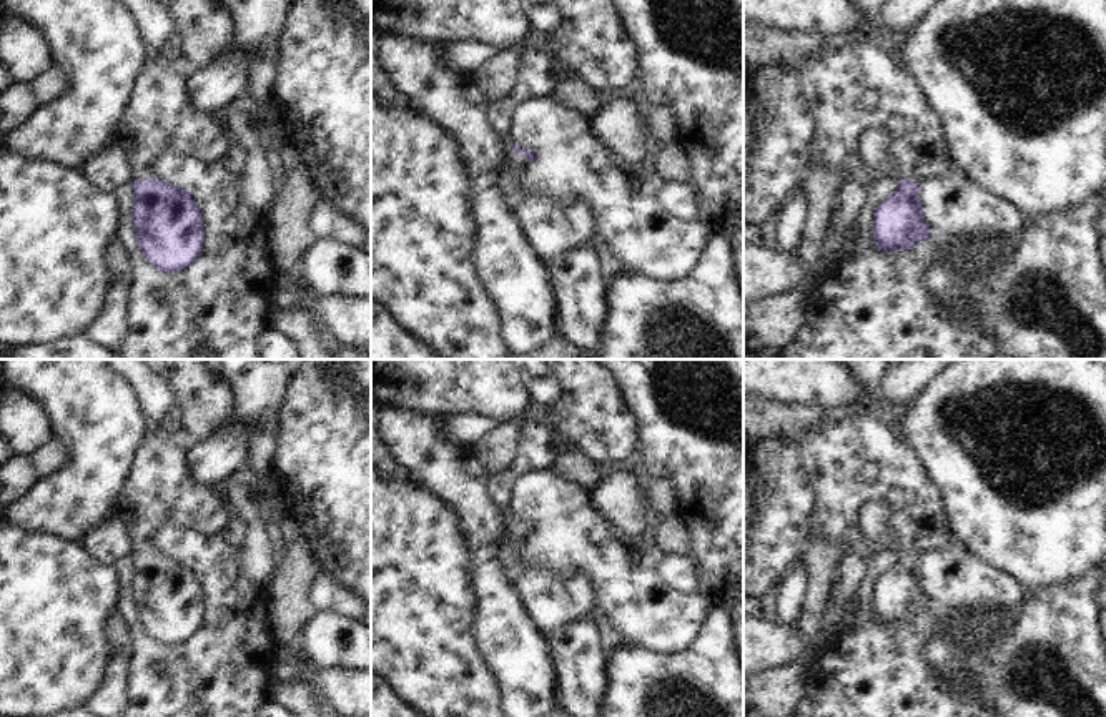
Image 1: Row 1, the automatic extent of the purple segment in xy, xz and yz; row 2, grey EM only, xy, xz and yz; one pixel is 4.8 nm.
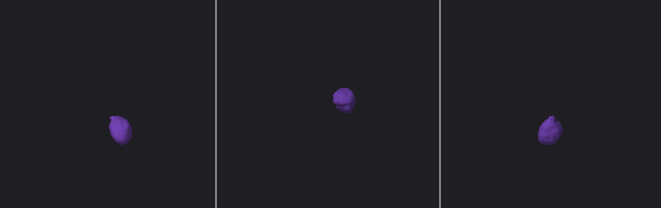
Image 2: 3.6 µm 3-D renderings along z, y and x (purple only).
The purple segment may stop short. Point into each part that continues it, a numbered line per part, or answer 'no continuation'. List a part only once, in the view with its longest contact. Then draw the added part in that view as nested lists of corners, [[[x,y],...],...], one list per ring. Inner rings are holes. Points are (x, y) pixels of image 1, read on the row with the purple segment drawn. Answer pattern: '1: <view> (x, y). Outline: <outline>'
1: xz (534, 77). Outline: [[[537,45],[534,48],[521,47],[517,75],[511,91],[487,106],[487,120],[504,143],[502,171],[519,171],[531,163],[524,153],[514,151],[507,140],[514,110],[532,96],[551,96],[555,87],[554,58],[542,53]]]

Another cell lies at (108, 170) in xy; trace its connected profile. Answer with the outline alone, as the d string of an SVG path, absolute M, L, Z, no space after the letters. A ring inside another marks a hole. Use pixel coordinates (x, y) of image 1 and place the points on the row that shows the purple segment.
M116 141L108 143L101 151L81 163L78 170L106 195L131 181L131 166Z

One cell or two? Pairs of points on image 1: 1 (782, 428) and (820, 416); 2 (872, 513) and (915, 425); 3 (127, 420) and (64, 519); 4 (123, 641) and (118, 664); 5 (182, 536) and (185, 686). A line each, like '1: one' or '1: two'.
1: one
2: two
3: one
4: one
5: one

